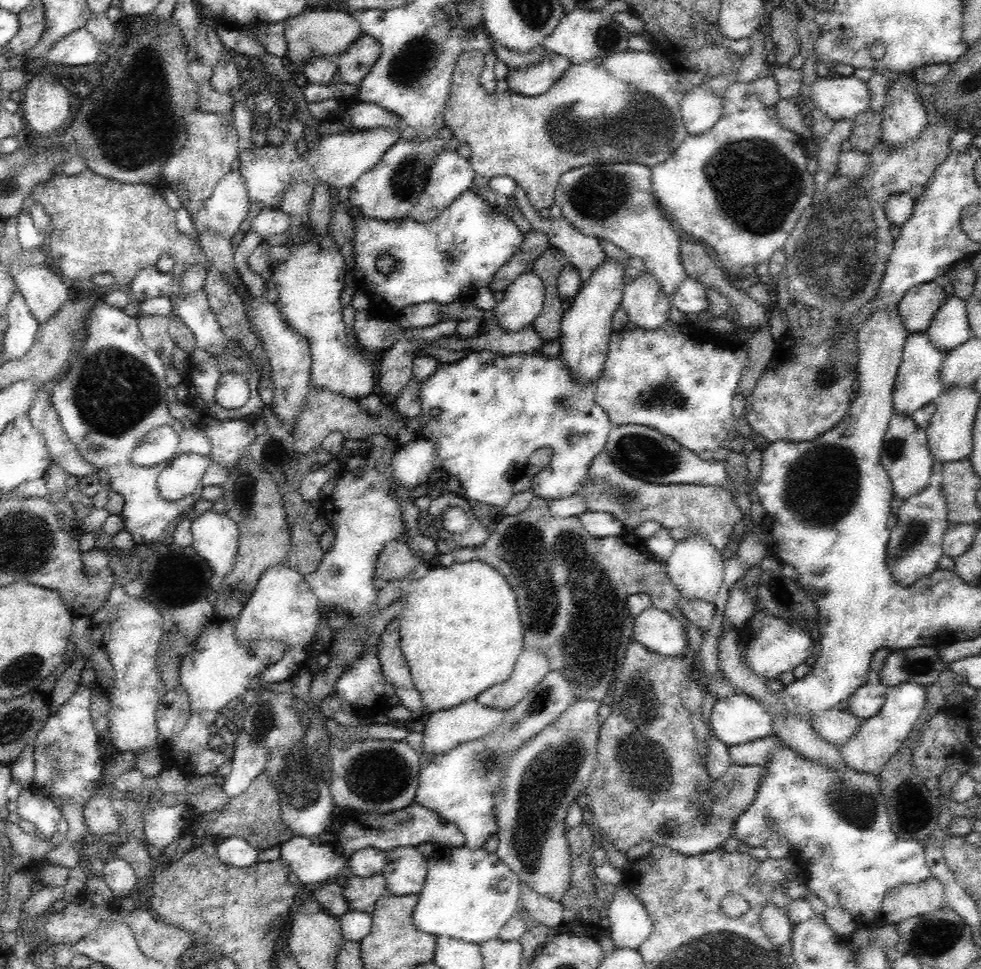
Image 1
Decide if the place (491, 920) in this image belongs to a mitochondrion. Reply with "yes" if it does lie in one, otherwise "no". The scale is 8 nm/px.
no

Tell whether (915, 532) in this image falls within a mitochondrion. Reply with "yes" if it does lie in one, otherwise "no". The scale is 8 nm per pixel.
yes

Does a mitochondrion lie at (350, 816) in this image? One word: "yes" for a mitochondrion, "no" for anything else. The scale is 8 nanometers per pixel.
no

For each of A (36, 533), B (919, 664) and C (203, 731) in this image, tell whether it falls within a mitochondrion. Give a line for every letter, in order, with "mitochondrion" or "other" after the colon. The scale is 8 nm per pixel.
A: mitochondrion
B: mitochondrion
C: other

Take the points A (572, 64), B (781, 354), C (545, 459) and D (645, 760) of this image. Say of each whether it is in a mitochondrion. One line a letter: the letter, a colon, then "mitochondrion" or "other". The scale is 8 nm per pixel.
A: other
B: other
C: other
D: mitochondrion

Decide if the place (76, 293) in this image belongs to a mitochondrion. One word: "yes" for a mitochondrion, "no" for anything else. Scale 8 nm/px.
no

